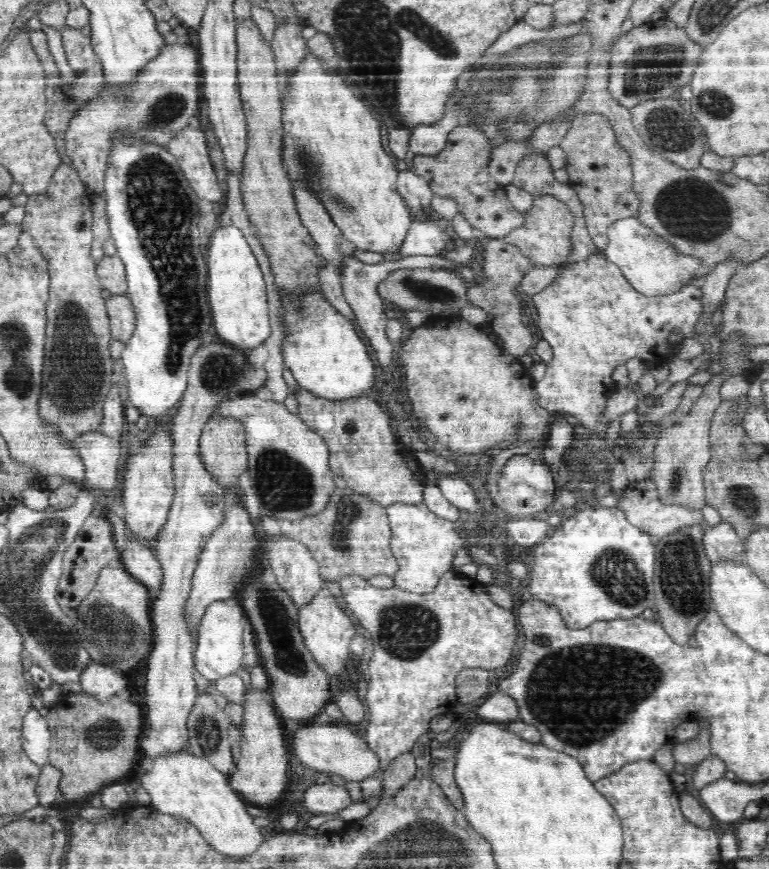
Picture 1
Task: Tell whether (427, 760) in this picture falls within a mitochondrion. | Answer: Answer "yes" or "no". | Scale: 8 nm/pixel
no

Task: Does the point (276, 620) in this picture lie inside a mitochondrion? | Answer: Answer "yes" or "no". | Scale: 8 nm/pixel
yes

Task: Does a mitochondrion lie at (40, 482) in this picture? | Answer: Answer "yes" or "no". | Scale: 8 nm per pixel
no

